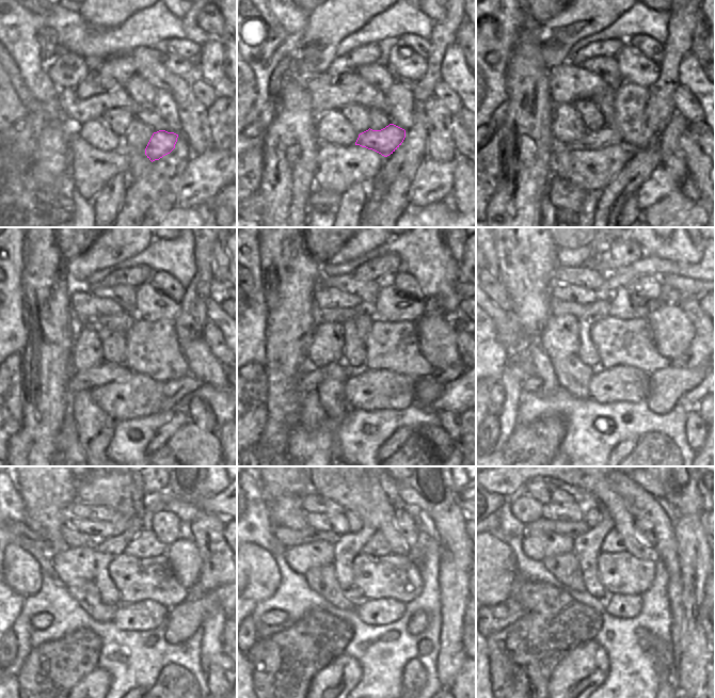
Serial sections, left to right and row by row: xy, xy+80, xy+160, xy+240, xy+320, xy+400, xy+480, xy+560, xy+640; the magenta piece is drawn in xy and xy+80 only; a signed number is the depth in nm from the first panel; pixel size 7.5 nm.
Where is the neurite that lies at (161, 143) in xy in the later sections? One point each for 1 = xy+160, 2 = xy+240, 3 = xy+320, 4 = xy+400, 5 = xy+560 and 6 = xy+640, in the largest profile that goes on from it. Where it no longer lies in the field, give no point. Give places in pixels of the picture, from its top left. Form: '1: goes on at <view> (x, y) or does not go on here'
1: goes on at xy+160 (607, 136)
2: goes on at xy+240 (102, 374)
3: goes on at xy+320 (311, 380)
4: goes on at xy+400 (533, 383)
5: goes on at xy+560 (271, 617)
6: goes on at xy+640 (499, 612)

